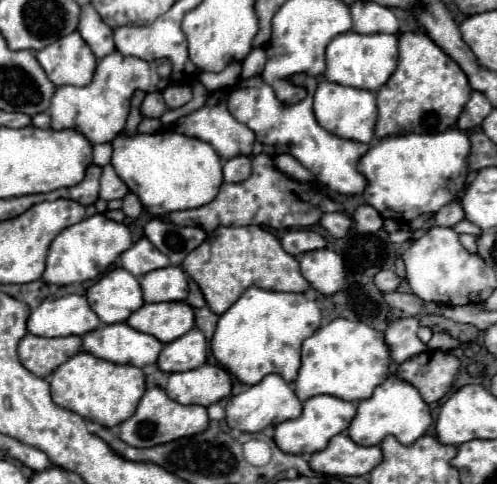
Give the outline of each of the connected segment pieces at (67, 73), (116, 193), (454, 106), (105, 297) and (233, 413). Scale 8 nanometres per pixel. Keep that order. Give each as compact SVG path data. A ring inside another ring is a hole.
M71 32L55 40L55 44L39 50L37 60L55 86L89 84L97 64L91 48L87 48L85 40L77 32Z
M111 164L103 166L99 198L103 198L103 200L109 202L109 200L115 200L115 198L123 198L127 192L129 192L129 188L123 184L123 180L119 180L119 176L113 170L113 166Z
M399 34L399 64L385 86L377 90L377 126L375 136L393 136L397 132L435 134L455 126L463 104L471 96L471 86L459 64L447 56L427 34Z
M113 268L87 288L87 302L103 324L117 324L125 322L135 308L143 306L143 294L131 272Z
M267 374L259 384L247 388L245 392L231 396L225 412L227 412L227 424L233 430L241 430L241 432L261 432L267 426L279 424L283 420L291 420L295 416L299 416L301 412L301 402L295 396L295 392L291 390L291 386L279 376L279 374Z

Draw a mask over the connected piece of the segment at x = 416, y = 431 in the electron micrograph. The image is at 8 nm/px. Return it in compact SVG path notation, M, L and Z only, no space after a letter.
M389 376L383 384L379 384L371 398L361 400L357 406L357 414L351 420L347 434L359 446L377 446L385 436L395 436L401 444L413 444L431 424L429 406L419 396L417 388L399 380L397 376Z

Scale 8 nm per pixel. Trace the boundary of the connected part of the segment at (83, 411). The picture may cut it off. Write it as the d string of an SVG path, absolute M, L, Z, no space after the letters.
M77 352L73 358L61 364L49 376L49 384L51 384L51 396L57 406L67 408L107 428L113 428L123 420L127 420L135 412L145 392L145 376L137 366L113 364L91 356L89 352Z

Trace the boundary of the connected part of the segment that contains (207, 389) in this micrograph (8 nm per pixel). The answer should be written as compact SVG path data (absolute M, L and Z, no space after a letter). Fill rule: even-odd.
M203 364L189 372L169 374L165 392L179 404L199 404L207 408L231 394L231 378L221 366Z

